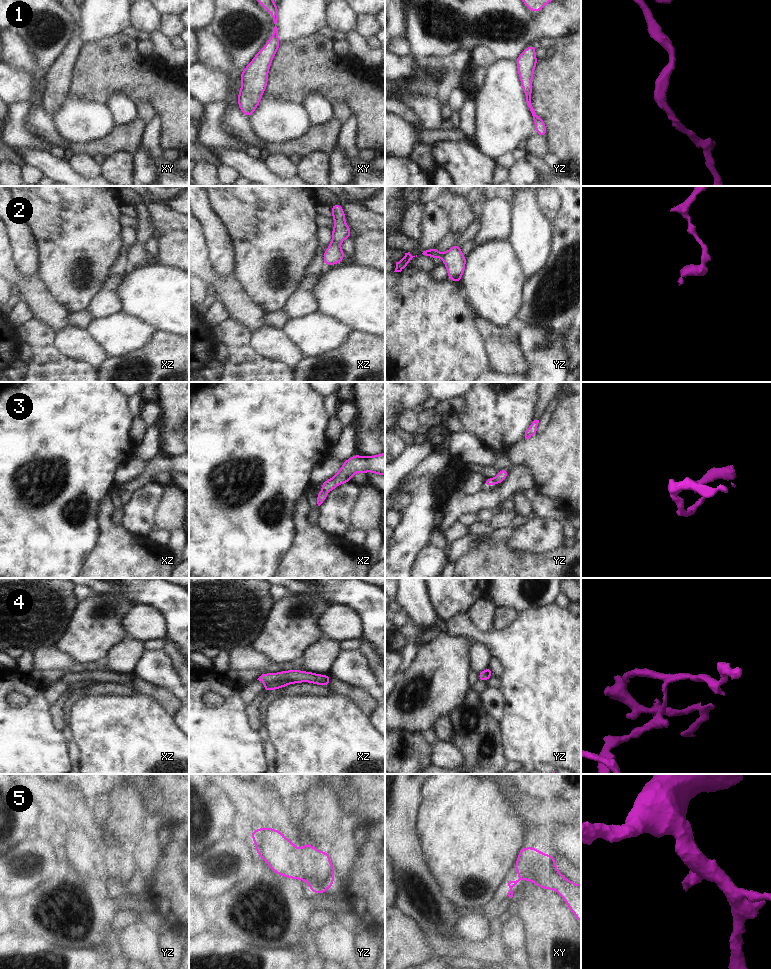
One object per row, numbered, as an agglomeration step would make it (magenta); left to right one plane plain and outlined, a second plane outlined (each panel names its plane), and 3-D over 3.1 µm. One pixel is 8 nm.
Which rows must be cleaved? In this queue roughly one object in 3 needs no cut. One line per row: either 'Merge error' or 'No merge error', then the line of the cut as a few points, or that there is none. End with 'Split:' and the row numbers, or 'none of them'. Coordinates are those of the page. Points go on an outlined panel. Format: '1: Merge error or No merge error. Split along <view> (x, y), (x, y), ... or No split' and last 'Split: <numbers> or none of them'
1: No merge error. No split
2: No merge error. No split
3: Merge error. Split along xz (322, 491), (326, 493)
4: Merge error. Split along xz (294, 682), (286, 676), (282, 676), (266, 684)
5: Merge error. Split along xy (543, 853), (538, 860), (526, 858), (522, 864), (516, 864)
Split: 3, 4, 5.

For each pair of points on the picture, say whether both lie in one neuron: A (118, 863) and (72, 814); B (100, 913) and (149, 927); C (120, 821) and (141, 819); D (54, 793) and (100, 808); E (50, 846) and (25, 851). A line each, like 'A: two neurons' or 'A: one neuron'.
A: one neuron
B: two neurons
C: one neuron
D: two neurons
E: one neuron

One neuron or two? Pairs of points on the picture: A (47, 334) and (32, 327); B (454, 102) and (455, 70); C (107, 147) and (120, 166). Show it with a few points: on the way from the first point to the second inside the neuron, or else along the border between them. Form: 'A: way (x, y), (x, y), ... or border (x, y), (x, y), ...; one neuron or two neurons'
A: way (43, 334), (39, 334), (36, 331); one neuron
B: border (459, 87), (455, 87), (452, 90), (447, 103); two neurons
C: border (131, 153), (112, 152), (105, 157); two neurons

